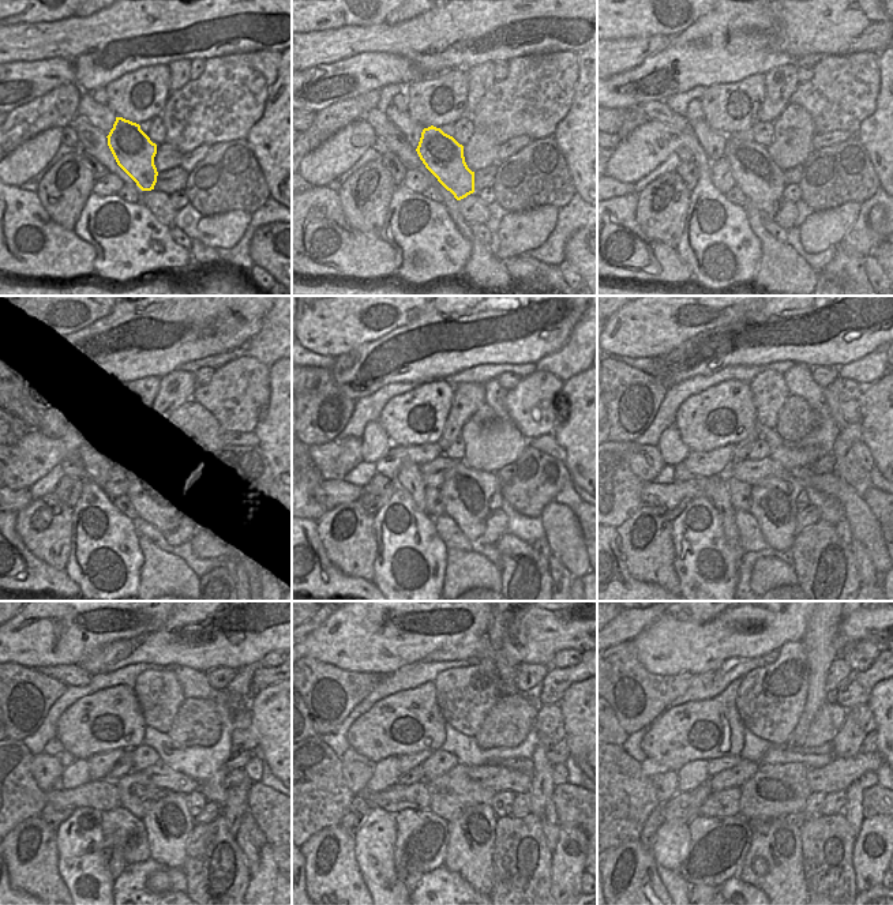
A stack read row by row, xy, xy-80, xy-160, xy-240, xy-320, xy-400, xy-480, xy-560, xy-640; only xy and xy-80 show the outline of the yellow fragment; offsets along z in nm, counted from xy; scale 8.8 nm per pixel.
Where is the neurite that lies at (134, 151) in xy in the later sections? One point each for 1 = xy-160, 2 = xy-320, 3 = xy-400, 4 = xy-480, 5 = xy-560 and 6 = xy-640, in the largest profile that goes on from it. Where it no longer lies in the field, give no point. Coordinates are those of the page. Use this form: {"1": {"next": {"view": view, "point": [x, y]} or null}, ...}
{"1": {"next": {"view": "xy-160", "point": [755, 175]}}, "2": {"next": {"view": "xy-320", "point": [465, 492]}}, "3": {"next": {"view": "xy-400", "point": [773, 500]}}, "4": {"next": {"view": "xy-480", "point": [168, 823]}}, "5": {"next": {"view": "xy-560", "point": [472, 836]}}, "6": {"next": {"view": "xy-640", "point": [773, 863]}}}

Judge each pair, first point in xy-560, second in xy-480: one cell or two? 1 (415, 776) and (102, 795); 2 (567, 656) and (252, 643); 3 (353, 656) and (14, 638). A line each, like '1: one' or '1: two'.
1: two
2: two
3: one

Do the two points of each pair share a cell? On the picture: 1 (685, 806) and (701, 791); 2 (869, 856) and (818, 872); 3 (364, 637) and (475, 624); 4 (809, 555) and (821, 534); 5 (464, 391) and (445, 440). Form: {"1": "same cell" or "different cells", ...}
{"1": "same cell", "2": "different cells", "3": "same cell", "4": "same cell", "5": "same cell"}

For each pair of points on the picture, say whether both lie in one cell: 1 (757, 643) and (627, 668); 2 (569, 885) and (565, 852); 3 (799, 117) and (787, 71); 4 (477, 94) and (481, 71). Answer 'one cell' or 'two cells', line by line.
1: two cells
2: one cell
3: two cells
4: one cell

